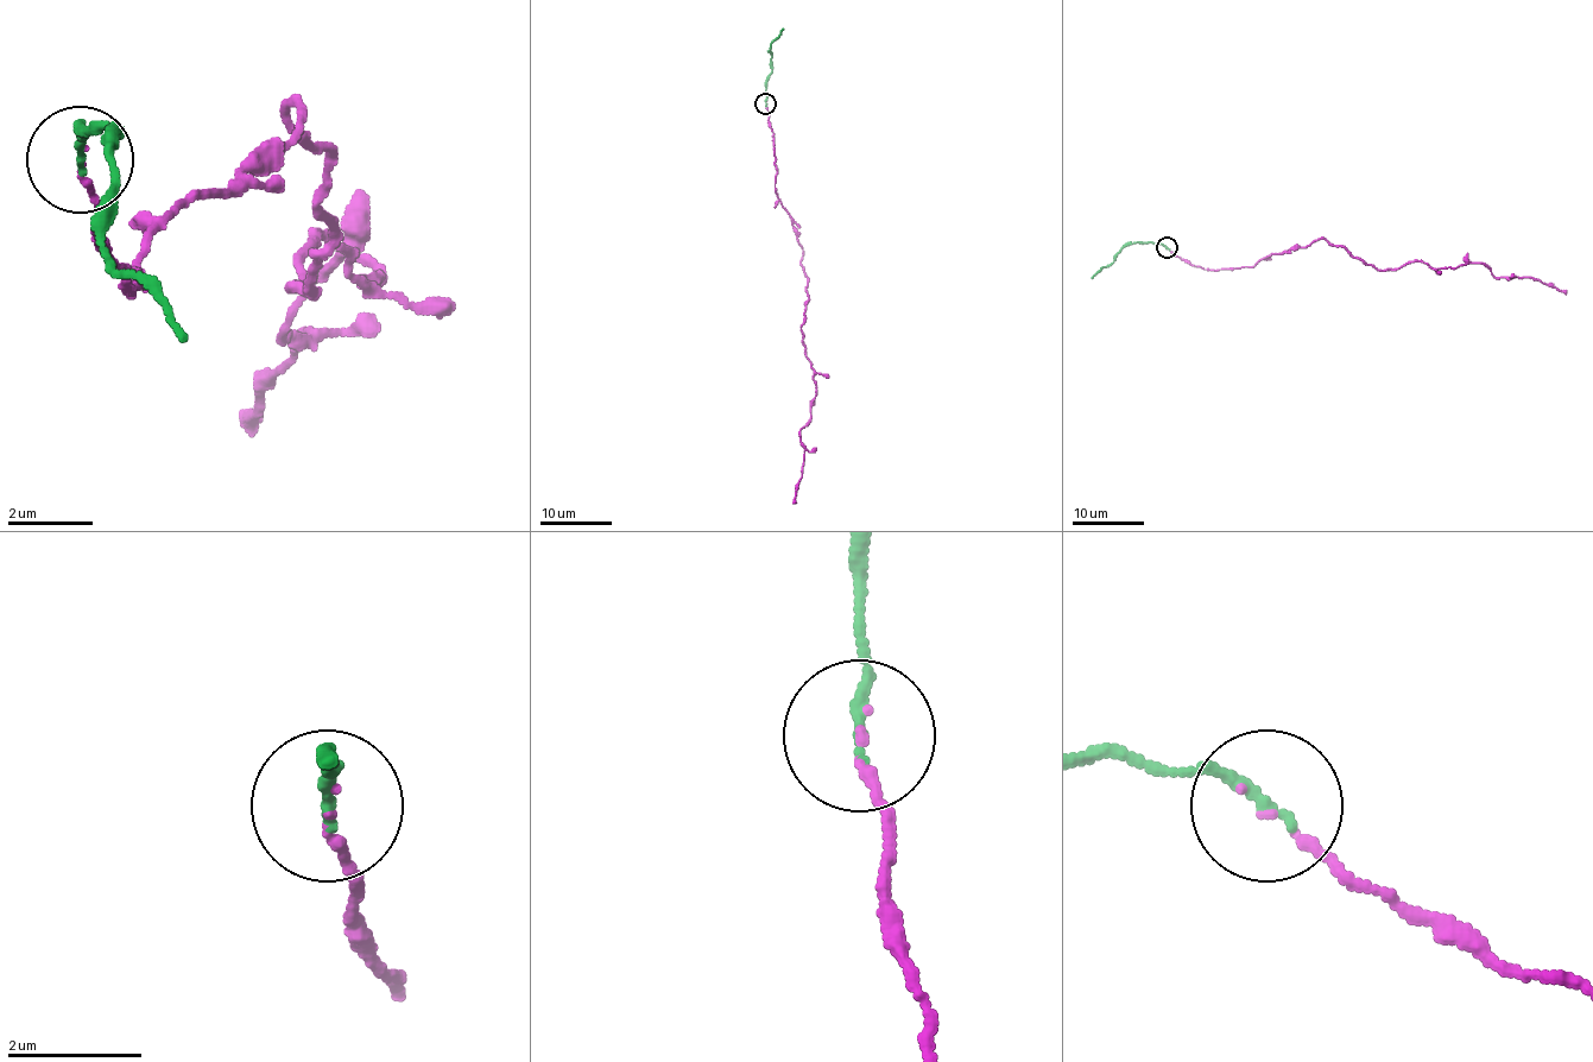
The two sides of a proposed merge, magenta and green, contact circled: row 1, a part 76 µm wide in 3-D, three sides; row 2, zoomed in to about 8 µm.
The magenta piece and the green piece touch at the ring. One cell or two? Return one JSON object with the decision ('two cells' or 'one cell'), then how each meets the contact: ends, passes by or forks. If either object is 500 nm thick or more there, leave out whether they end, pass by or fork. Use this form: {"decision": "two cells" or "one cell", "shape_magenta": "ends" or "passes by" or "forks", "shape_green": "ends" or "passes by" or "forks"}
{"decision": "one cell", "shape_magenta": "ends", "shape_green": "ends"}

